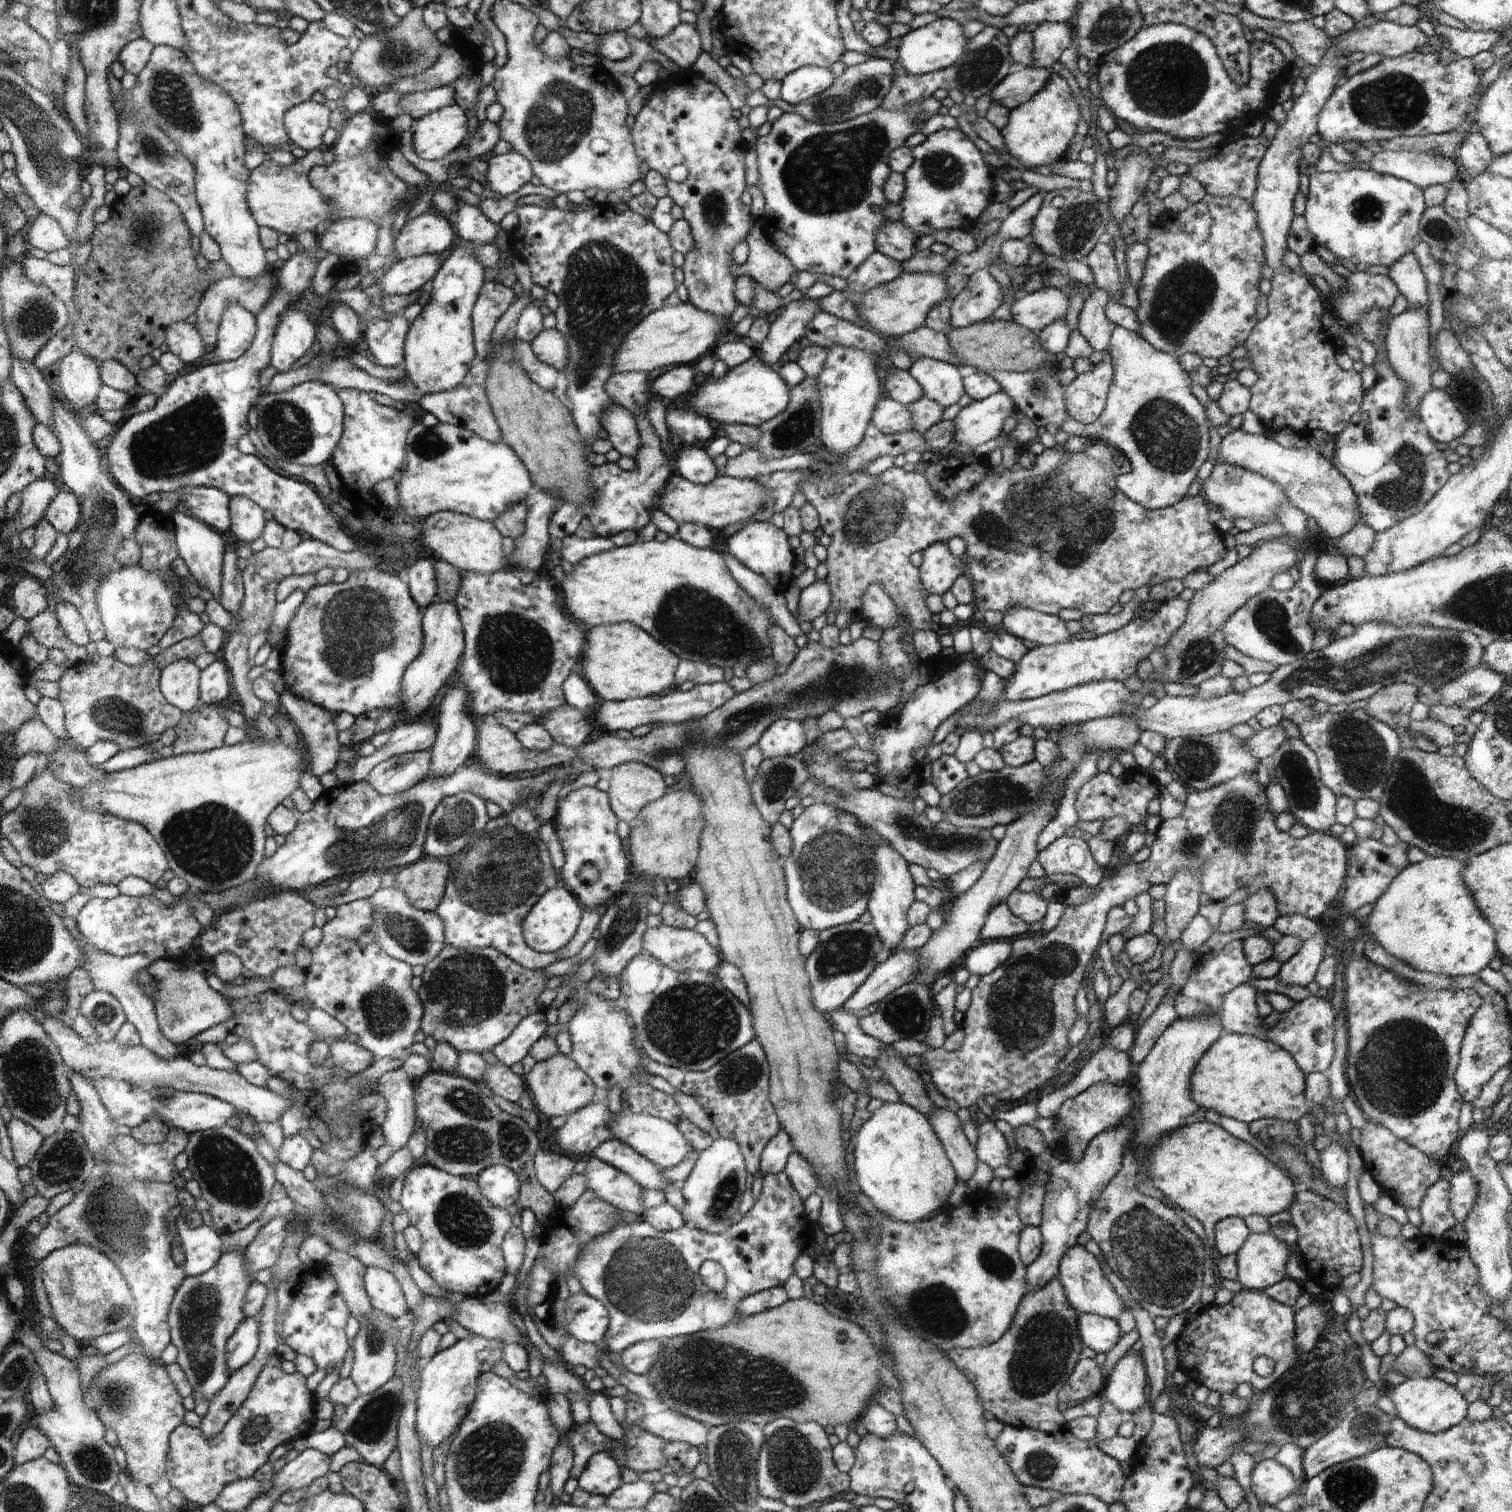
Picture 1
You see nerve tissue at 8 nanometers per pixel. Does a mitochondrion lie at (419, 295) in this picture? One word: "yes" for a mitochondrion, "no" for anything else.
no

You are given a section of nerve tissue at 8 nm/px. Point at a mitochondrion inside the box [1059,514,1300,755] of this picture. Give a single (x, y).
(1199, 655)

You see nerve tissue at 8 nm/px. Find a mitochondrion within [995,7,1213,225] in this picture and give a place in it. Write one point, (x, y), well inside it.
(1166, 80)

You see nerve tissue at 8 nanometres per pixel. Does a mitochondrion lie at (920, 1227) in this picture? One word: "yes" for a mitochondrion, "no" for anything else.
no

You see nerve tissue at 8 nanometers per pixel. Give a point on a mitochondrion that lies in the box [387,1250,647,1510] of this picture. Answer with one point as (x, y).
(492, 1457)

